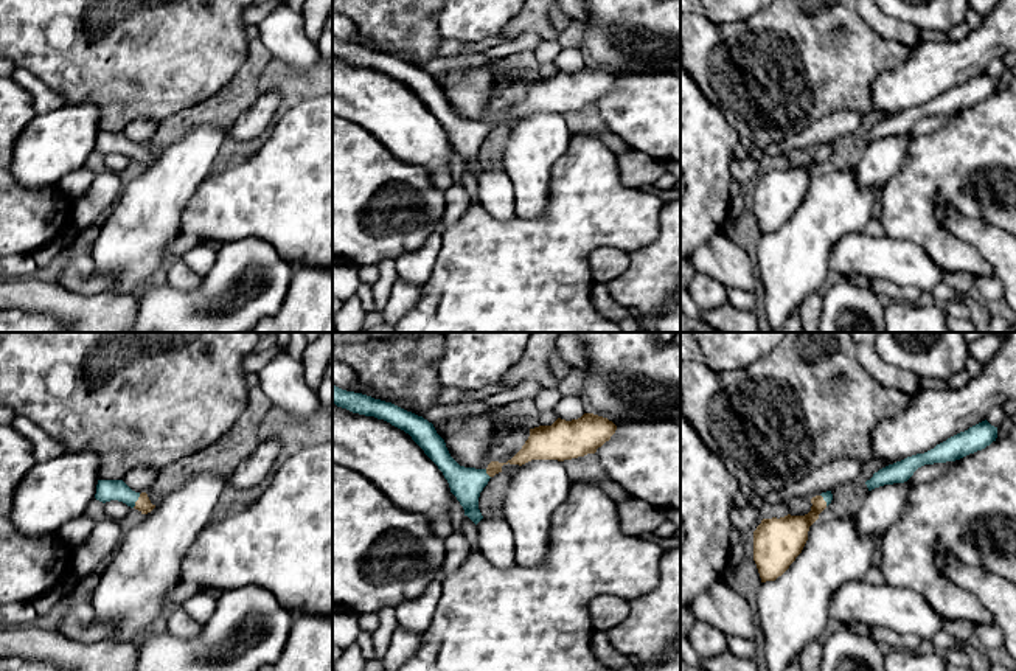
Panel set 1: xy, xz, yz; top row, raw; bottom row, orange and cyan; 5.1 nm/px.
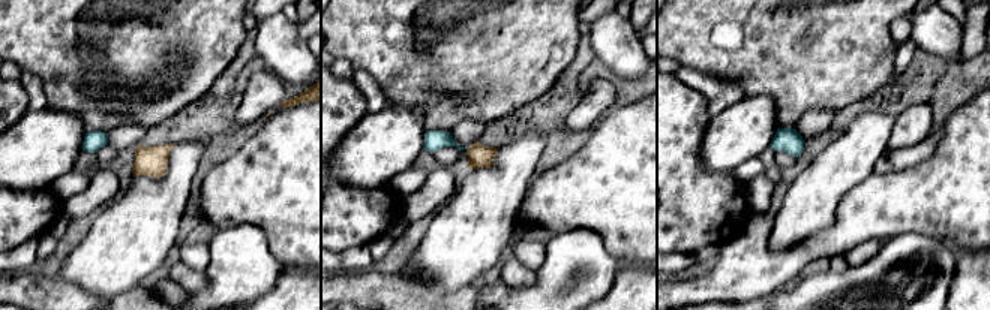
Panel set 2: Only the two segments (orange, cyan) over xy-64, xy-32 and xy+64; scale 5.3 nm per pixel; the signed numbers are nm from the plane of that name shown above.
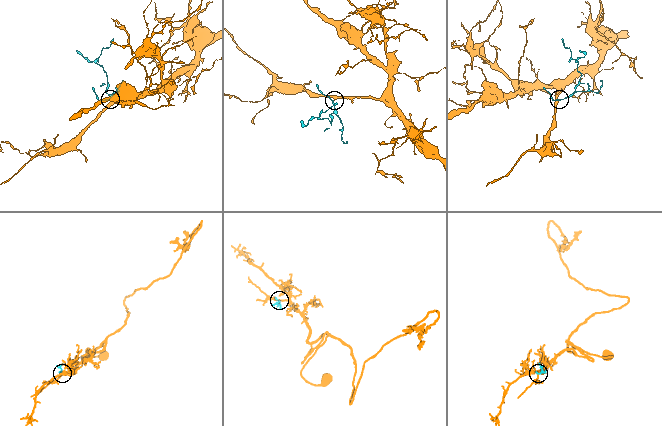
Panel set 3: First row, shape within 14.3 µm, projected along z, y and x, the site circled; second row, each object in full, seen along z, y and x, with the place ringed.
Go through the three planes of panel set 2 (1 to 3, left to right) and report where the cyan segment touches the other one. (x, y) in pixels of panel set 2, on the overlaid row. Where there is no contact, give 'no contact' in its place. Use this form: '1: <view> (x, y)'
1: no contact
2: no contact
3: no contact

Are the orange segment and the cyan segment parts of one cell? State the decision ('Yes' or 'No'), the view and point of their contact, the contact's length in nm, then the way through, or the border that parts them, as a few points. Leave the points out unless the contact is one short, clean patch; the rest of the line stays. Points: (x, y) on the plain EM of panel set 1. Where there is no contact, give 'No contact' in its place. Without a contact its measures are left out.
Yes. Touches orange at xy (137, 152). Shared border 80 nm. Path across: xy (143, 156), (137, 152), (118, 142), (106, 142)

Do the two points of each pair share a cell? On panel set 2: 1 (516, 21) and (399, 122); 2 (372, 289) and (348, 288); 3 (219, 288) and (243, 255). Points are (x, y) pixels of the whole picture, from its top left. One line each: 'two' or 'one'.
1: two
2: one
3: one

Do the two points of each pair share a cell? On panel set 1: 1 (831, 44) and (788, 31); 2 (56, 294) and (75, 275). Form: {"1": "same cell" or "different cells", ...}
{"1": "same cell", "2": "different cells"}

